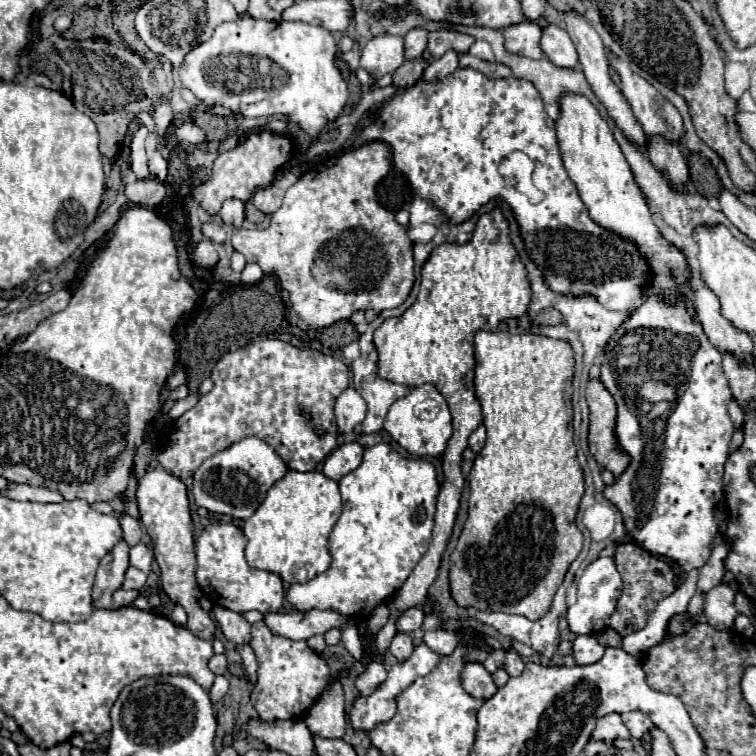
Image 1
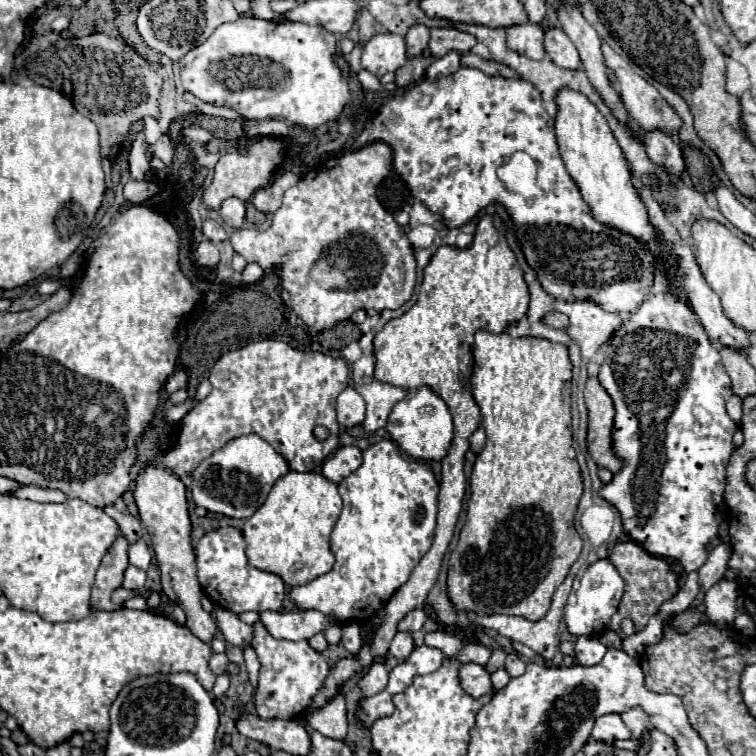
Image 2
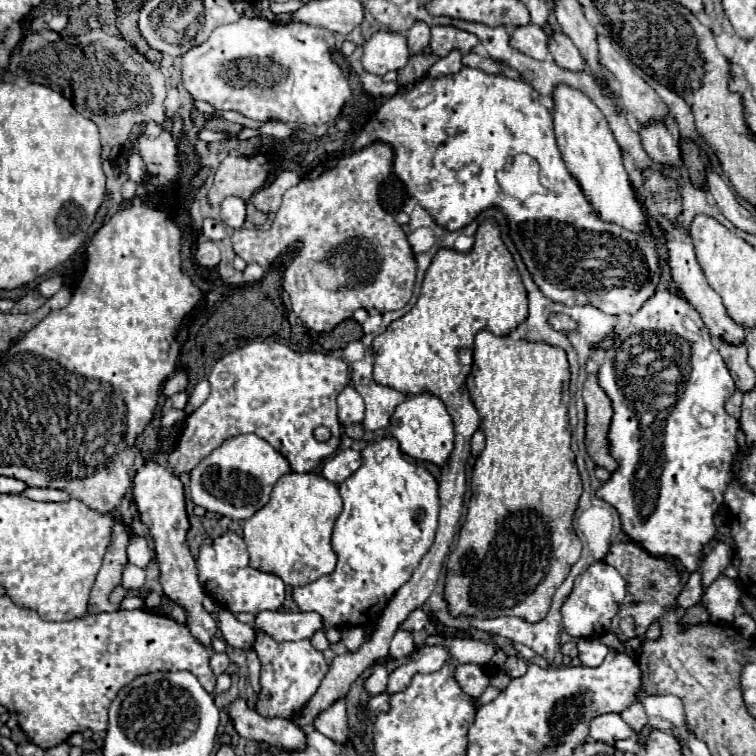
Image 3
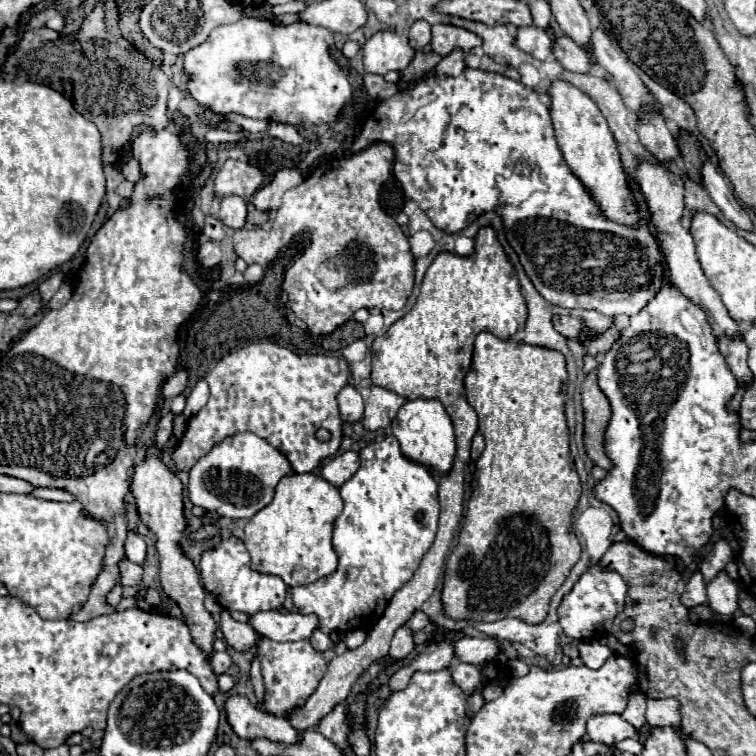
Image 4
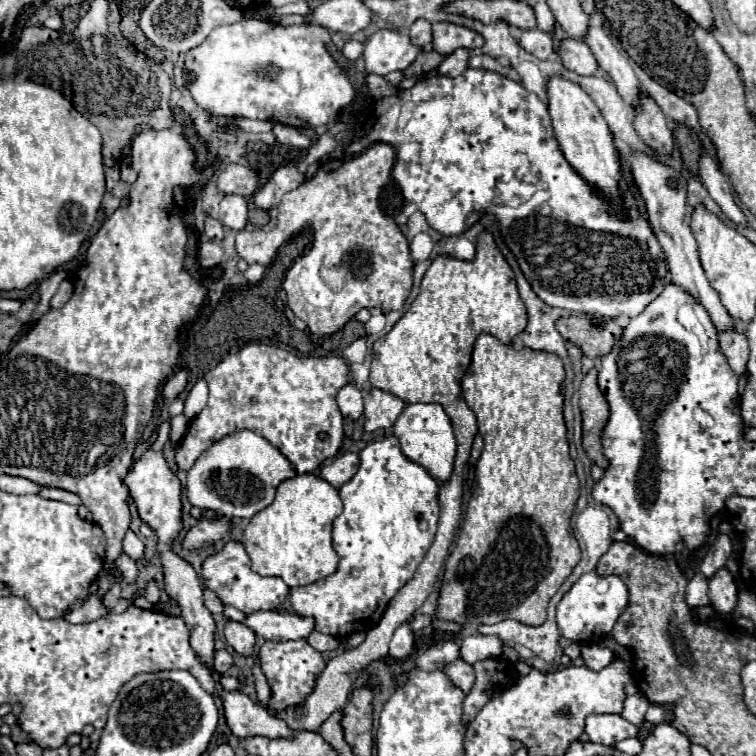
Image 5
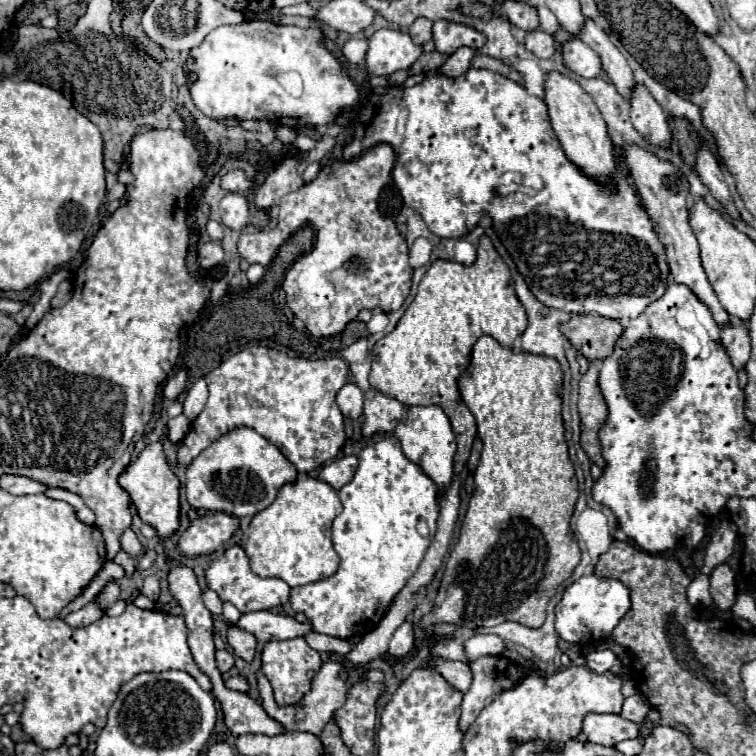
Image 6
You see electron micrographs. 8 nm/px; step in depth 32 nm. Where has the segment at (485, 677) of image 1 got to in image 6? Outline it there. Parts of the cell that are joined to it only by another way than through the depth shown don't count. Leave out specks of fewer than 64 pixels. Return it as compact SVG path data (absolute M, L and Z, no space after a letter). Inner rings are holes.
M432 660L432 670L442 674L452 688L466 692L472 682L470 668L464 662L450 662L450 660Z

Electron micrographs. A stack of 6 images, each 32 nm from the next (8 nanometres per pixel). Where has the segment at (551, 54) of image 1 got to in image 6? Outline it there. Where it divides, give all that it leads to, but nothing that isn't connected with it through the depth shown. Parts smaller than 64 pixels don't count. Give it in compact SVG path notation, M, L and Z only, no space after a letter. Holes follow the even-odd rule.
M570 40L562 48L566 68L582 78L598 78L602 74L602 60L580 40Z

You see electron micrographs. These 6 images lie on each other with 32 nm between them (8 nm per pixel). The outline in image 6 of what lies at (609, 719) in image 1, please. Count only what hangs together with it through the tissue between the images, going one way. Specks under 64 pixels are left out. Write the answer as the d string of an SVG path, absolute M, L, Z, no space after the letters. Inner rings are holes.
M588 714L584 716L582 734L600 746L616 746L622 740L638 738L640 726L624 720L620 714Z

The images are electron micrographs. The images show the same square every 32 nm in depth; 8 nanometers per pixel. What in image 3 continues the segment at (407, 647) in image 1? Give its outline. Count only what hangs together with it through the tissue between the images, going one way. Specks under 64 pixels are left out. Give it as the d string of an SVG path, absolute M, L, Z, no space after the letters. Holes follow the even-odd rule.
M398 630L392 638L392 644L390 644L390 656L400 660L400 658L408 658L410 654L414 652L414 642L412 642L412 632L408 630Z

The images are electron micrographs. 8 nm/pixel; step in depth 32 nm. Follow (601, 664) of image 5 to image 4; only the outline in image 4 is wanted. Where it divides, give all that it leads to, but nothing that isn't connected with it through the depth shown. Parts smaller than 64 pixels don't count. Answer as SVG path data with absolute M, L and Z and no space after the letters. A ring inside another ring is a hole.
M580 642L580 658L588 668L602 668L612 650L600 642Z

